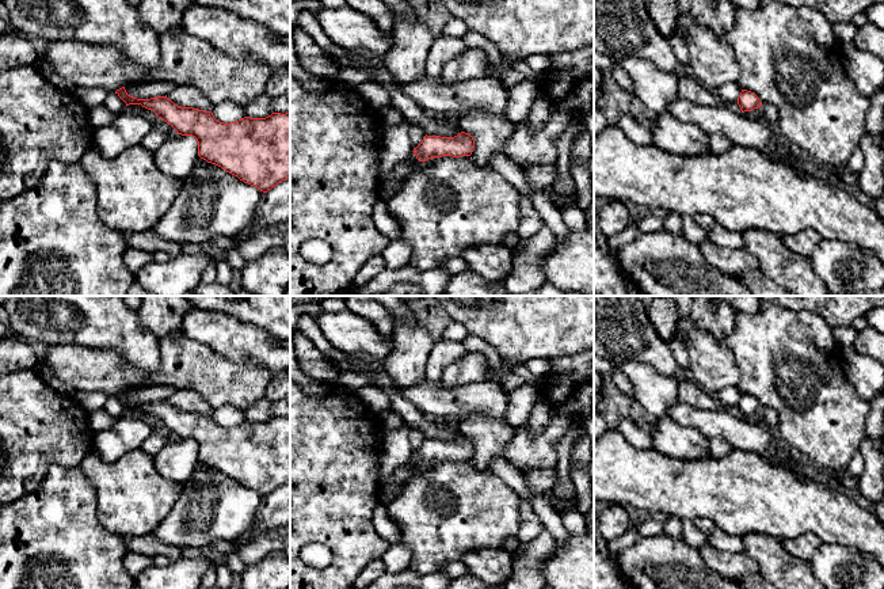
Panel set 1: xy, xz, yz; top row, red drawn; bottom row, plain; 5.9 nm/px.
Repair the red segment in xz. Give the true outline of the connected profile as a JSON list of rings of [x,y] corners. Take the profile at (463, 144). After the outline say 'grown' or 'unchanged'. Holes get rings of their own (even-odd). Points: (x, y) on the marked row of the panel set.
[[[461,132],[454,137],[424,136],[422,142],[414,148],[419,162],[442,156],[470,156],[475,149],[475,140],[469,133]]]; unchanged

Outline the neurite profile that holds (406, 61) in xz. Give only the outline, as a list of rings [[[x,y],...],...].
[[[393,14],[393,18],[395,45],[385,56],[385,66],[393,80],[405,84],[426,75],[434,35],[419,16],[414,22],[399,14]]]

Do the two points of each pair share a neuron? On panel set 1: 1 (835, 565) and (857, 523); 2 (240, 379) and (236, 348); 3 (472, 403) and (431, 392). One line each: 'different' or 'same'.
1: different
2: different
3: same

